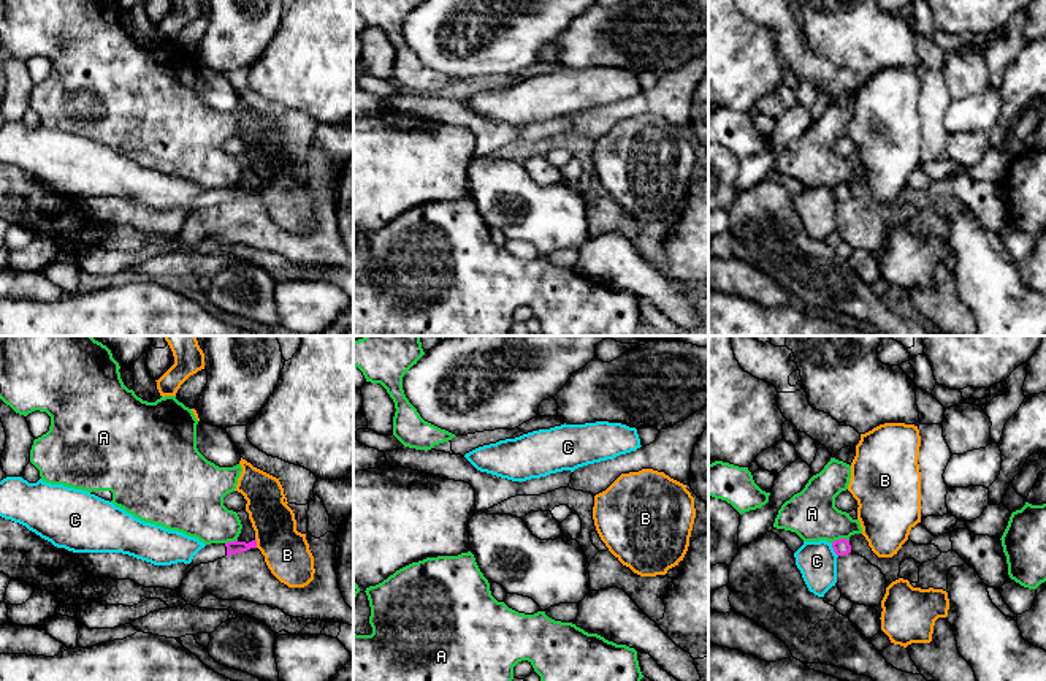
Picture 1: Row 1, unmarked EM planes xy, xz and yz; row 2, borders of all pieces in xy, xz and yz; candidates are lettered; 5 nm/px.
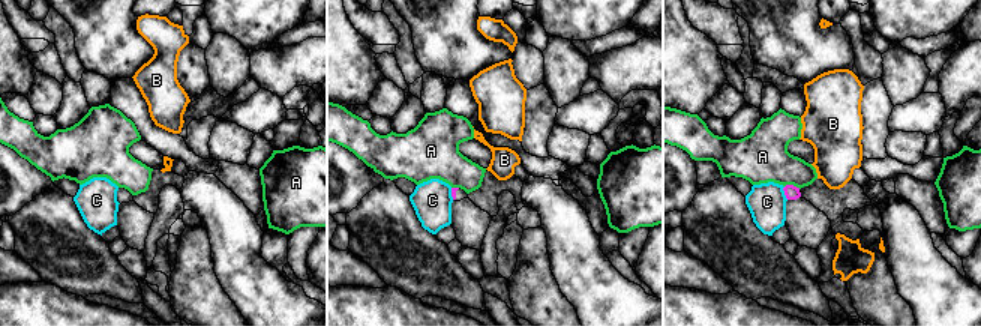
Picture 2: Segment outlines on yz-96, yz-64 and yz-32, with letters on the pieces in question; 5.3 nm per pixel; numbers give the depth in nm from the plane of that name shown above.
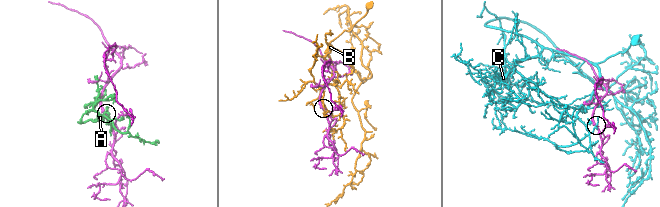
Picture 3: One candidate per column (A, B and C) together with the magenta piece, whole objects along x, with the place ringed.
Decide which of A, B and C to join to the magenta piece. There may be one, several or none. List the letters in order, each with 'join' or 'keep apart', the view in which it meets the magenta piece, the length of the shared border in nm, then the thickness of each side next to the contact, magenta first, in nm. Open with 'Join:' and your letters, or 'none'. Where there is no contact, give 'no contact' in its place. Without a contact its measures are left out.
Join: none
A: keep apart | yz | 100 nm | 90/260 nm
B: keep apart | xy | 50 nm | 70/240 nm
C: keep apart | yz | 80 nm | 90/200 nm

